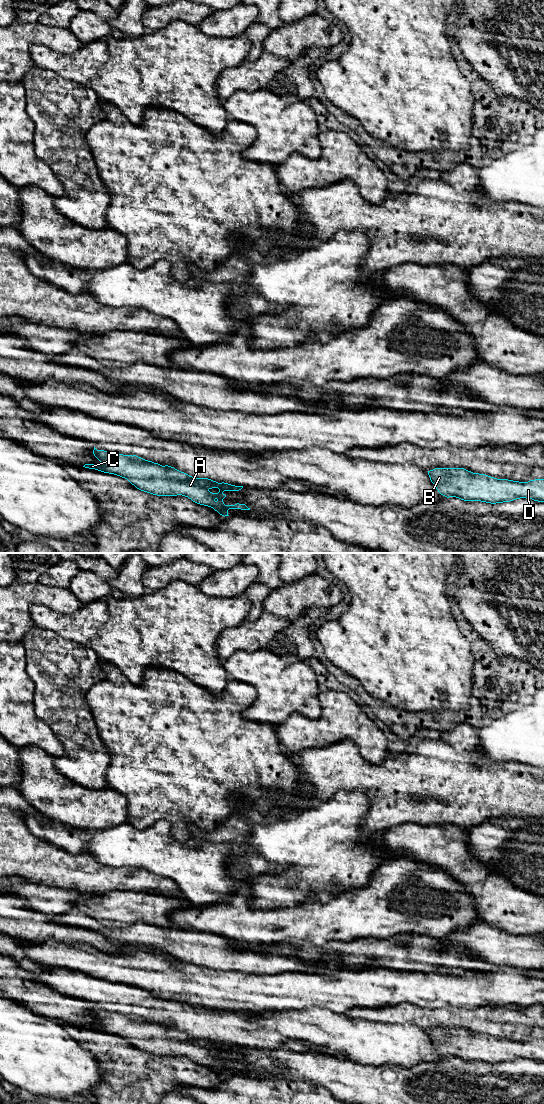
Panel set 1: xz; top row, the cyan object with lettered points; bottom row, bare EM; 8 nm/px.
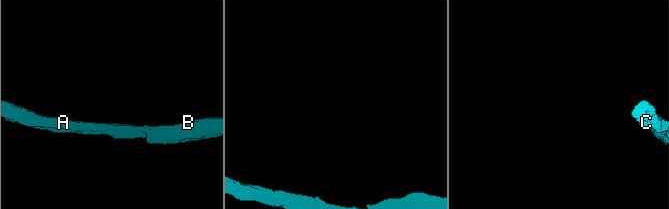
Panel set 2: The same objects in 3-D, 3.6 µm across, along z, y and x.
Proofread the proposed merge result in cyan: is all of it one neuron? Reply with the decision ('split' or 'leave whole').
leave whole

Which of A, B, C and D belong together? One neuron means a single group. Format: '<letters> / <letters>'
A B C D

